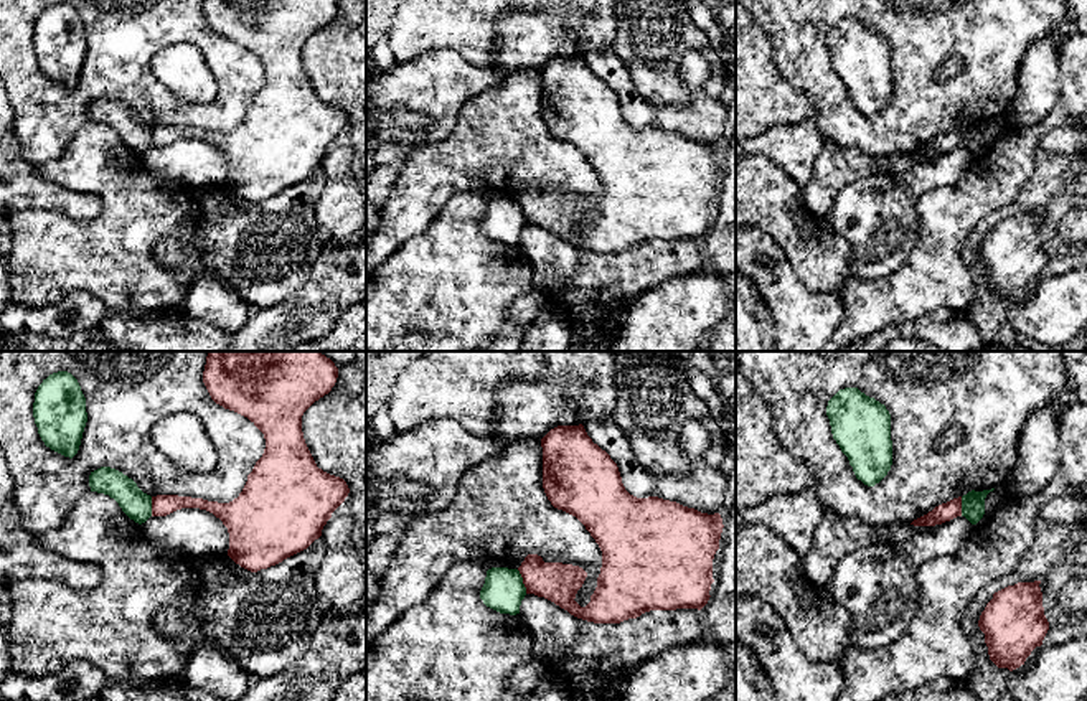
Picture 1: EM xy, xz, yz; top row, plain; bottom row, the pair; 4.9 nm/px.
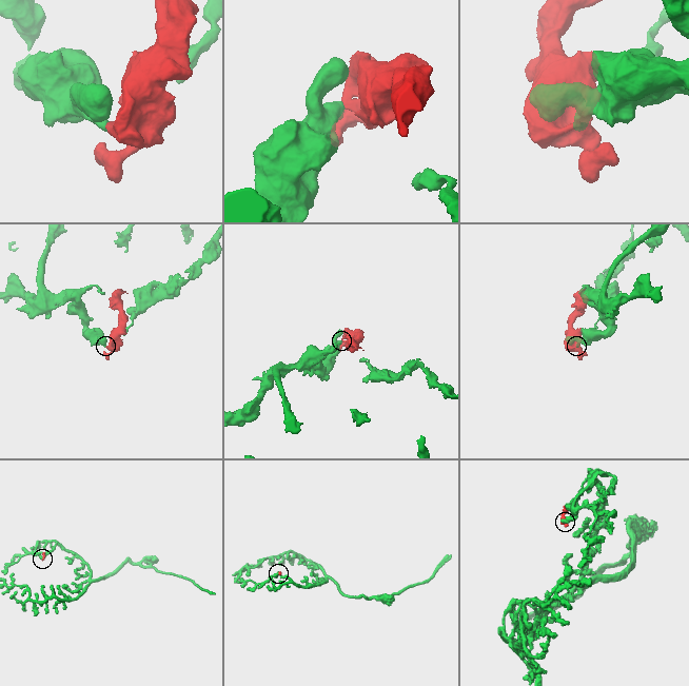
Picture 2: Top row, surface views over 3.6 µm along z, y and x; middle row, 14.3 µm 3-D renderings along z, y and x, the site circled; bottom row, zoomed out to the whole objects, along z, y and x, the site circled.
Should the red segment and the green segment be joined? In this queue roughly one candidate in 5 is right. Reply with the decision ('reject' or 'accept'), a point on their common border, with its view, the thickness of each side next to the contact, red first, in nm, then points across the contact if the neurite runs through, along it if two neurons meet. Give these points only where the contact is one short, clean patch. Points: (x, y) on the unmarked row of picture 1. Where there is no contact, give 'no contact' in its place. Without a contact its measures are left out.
reject; contact xz (523, 211); calibres 190 and 200 nm; border xz (517, 200), (527, 223)

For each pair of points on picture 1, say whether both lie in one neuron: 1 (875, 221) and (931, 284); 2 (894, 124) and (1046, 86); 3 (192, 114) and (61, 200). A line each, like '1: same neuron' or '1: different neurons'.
1: different neurons
2: different neurons
3: different neurons

